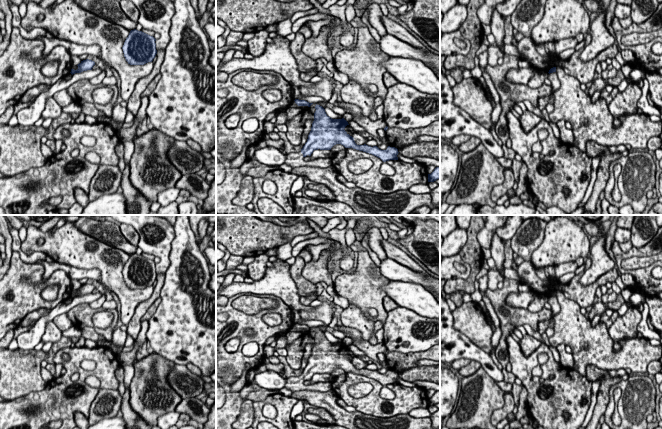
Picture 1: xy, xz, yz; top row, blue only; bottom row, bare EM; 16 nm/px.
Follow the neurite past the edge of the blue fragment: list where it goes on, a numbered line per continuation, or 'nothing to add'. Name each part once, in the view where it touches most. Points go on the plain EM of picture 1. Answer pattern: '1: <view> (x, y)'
1: xz (296, 383)

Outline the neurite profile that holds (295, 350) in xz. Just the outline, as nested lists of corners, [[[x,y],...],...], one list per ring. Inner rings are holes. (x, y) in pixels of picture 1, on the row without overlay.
[[[303,333],[298,339],[286,346],[286,360],[292,369],[301,369],[302,358],[307,344],[311,344],[313,347],[314,338],[311,338],[308,333]]]

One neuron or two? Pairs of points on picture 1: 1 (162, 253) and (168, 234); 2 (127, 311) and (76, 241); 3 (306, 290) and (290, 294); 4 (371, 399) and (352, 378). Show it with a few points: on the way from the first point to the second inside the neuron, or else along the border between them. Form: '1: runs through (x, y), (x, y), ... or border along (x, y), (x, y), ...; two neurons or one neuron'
1: runs through (162, 248), (162, 241), (164, 239); one neuron
2: runs through (124, 293), (111, 275), (92, 256); one neuron
3: border along (289, 270), (289, 274), (296, 284), (299, 296); two neurons
4: runs through (375, 390), (375, 385), (370, 380), (361, 378); one neuron

